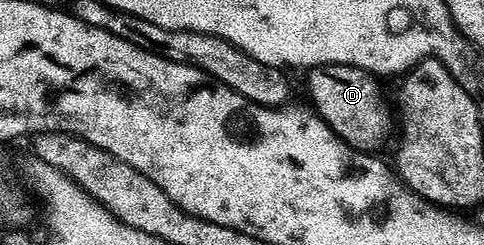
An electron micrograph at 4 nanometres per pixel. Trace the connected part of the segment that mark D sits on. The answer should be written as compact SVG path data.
M329 64L312 66L306 71L310 105L345 140L352 150L379 152L387 142L387 98L379 87L380 79L356 66Z

